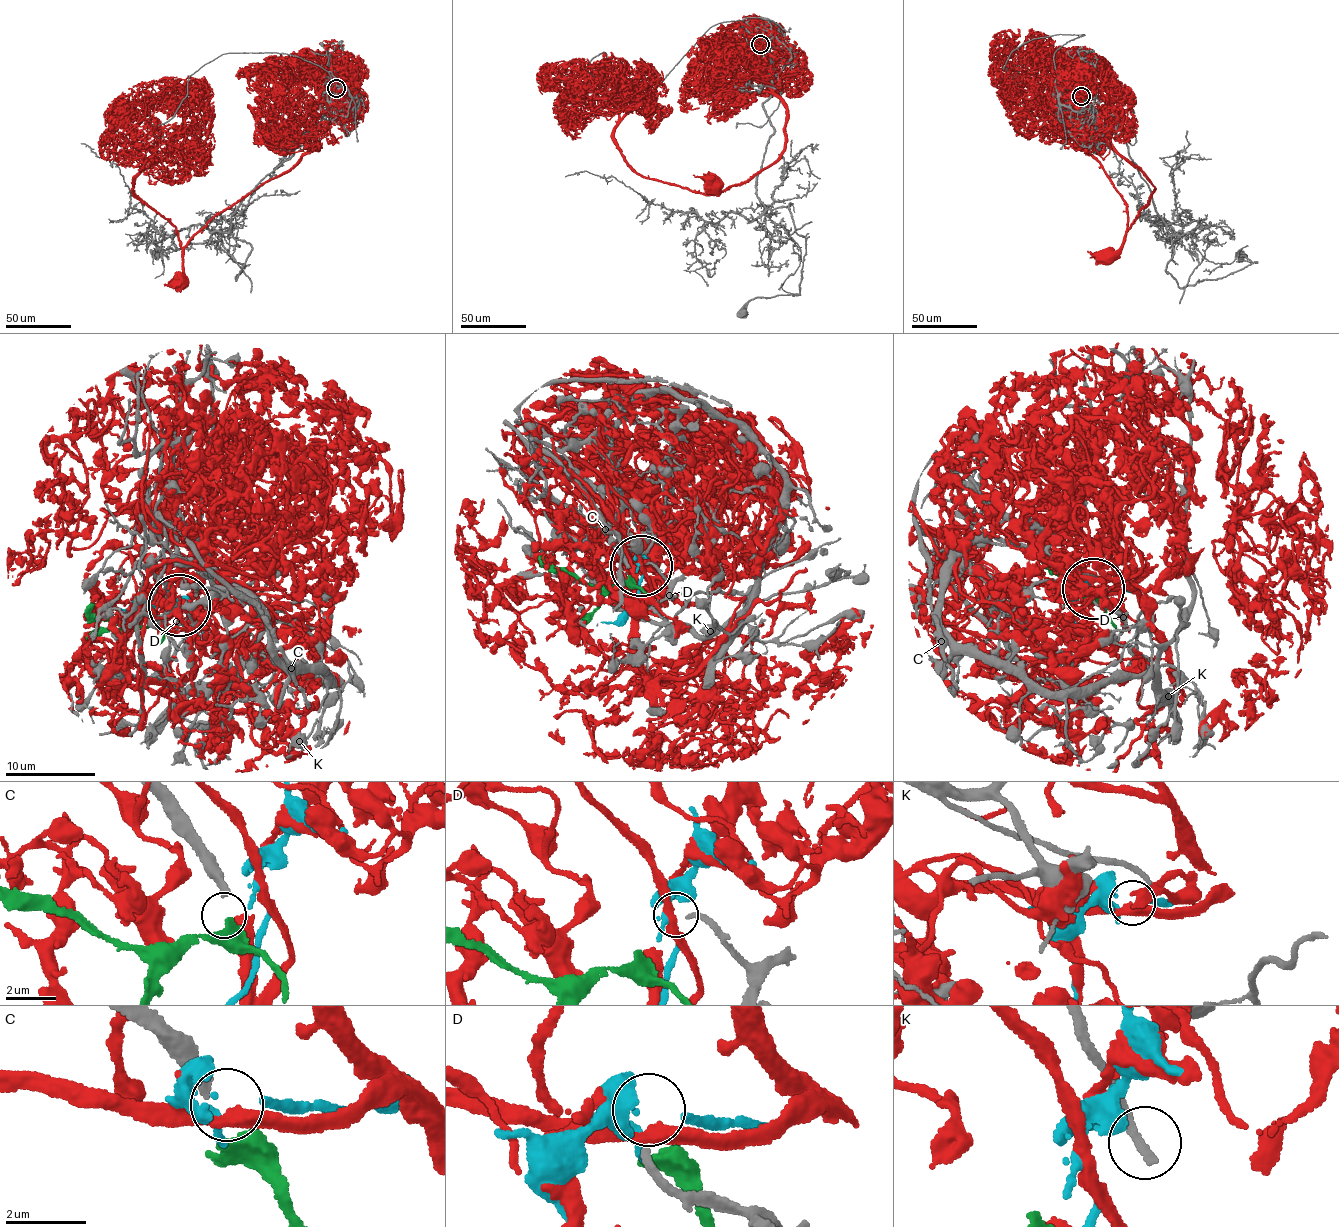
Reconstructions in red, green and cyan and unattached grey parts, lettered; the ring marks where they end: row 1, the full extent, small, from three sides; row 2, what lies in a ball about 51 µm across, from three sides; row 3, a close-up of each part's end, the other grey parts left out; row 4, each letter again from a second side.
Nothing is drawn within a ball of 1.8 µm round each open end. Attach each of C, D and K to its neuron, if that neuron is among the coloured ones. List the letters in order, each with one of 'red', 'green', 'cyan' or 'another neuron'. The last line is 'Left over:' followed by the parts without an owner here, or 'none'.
C: green
D: another neuron
K: cyan
Left over: D

